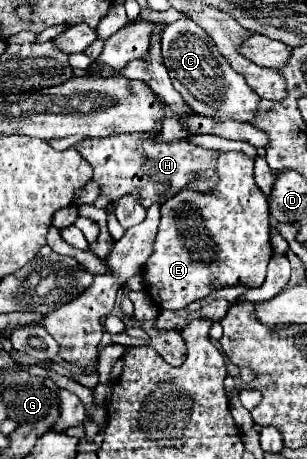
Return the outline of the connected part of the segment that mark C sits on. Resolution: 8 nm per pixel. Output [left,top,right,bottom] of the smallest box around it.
[161,18,259,122]

